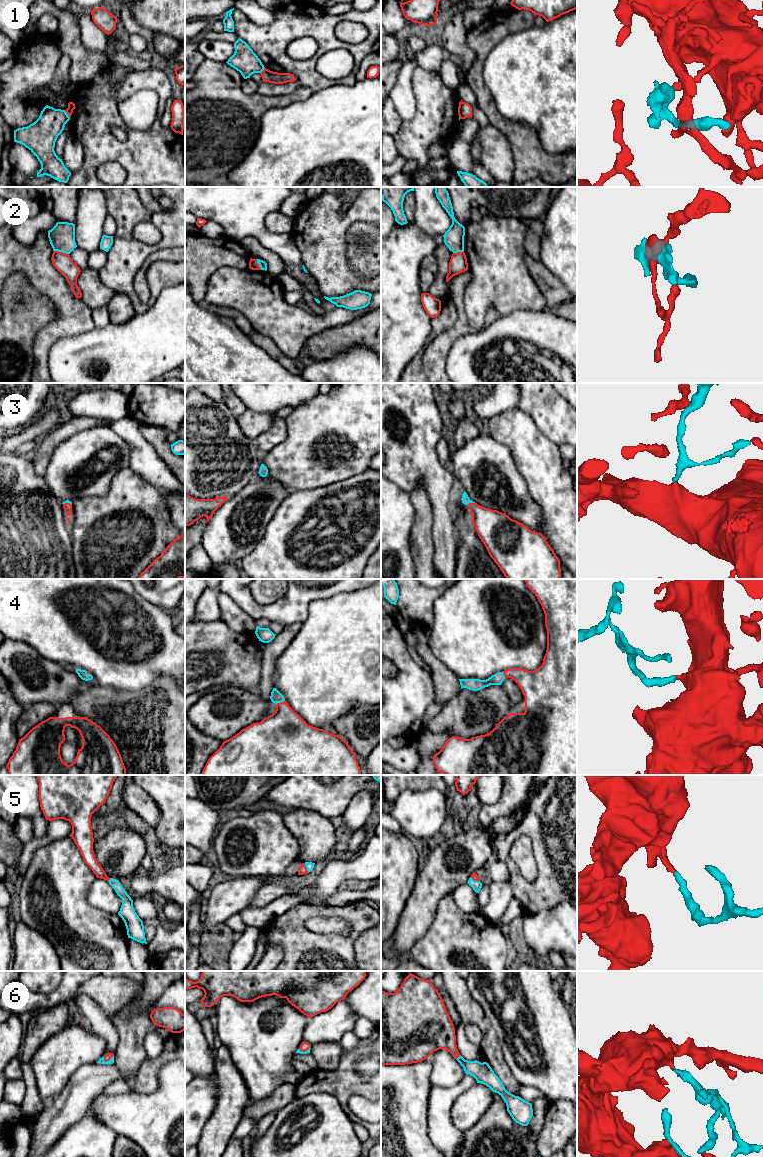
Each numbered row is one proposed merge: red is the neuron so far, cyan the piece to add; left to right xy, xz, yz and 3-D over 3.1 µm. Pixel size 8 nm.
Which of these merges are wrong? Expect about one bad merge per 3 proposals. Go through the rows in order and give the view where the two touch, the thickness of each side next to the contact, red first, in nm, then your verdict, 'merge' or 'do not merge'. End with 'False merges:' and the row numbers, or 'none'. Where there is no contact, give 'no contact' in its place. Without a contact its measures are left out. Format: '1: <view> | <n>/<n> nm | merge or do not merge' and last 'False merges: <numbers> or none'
1: xy | 60/240 nm | do not merge
2: xy | 150/200 nm | do not merge
3: yz | 260/70 nm | merge
4: xz | 360/100 nm | merge
5: xz | 70/60 nm | merge
6: xy | 60/50 nm | merge
False merges: 1, 2

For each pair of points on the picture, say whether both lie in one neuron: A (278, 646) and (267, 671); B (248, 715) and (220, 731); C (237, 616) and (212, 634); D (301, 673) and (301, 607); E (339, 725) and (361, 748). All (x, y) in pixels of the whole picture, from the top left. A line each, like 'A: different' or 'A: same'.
A: same
B: same
C: different
D: different
E: same

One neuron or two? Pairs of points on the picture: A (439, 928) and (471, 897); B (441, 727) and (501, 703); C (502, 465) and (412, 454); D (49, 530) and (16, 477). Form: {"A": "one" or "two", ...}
{"A": "two", "B": "one", "C": "two", "D": "one"}

